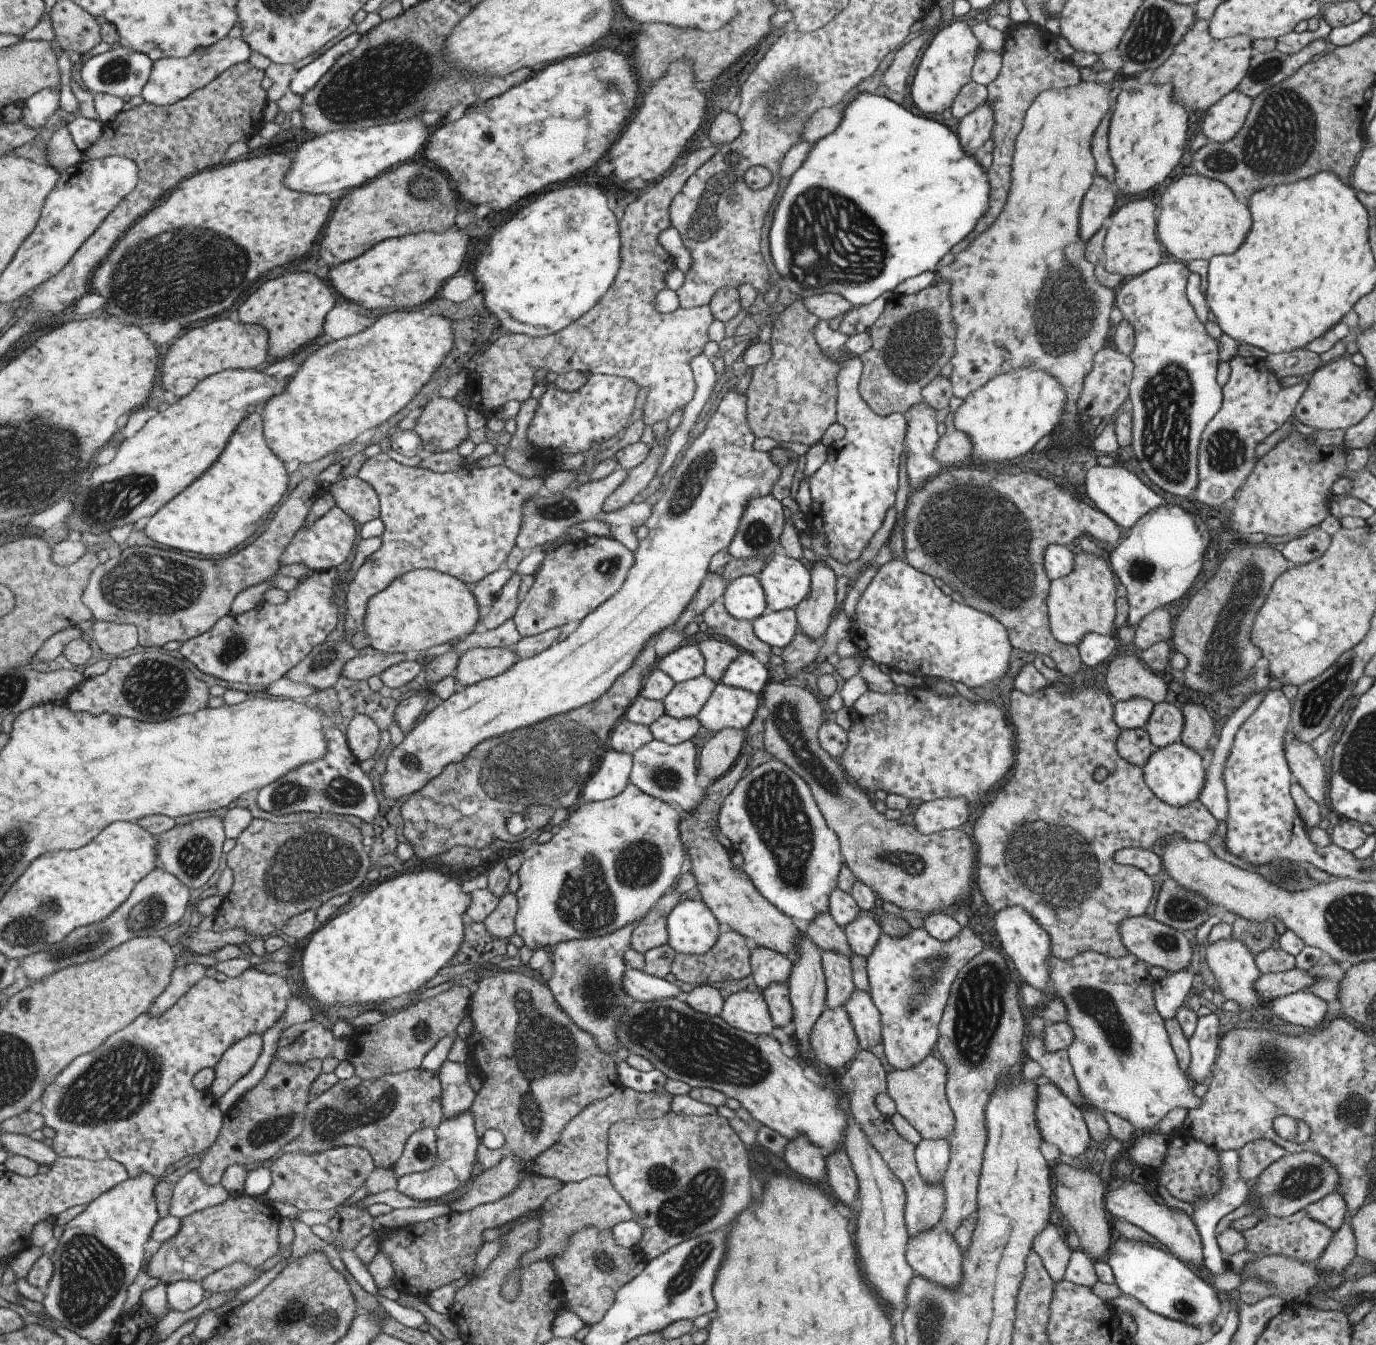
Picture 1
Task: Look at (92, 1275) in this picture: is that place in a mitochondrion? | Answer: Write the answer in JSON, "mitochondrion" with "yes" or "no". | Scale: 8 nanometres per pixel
{"mitochondrion":"yes"}

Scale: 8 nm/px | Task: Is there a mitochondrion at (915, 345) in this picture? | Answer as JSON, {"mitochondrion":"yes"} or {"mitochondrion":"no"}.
{"mitochondrion":"yes"}

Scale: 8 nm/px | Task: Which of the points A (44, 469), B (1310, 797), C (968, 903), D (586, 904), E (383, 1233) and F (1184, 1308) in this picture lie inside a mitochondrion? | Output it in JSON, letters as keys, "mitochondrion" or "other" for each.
{"A":"mitochondrion","B":"other","C":"other","D":"mitochondrion","E":"other","F":"mitochondrion"}

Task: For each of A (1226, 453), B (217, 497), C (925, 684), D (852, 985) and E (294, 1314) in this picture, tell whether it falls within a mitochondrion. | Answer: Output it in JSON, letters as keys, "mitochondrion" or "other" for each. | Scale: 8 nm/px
{"A":"mitochondrion","B":"other","C":"other","D":"other","E":"mitochondrion"}

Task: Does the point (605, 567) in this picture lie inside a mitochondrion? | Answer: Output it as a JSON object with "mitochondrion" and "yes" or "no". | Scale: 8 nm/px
{"mitochondrion":"yes"}

